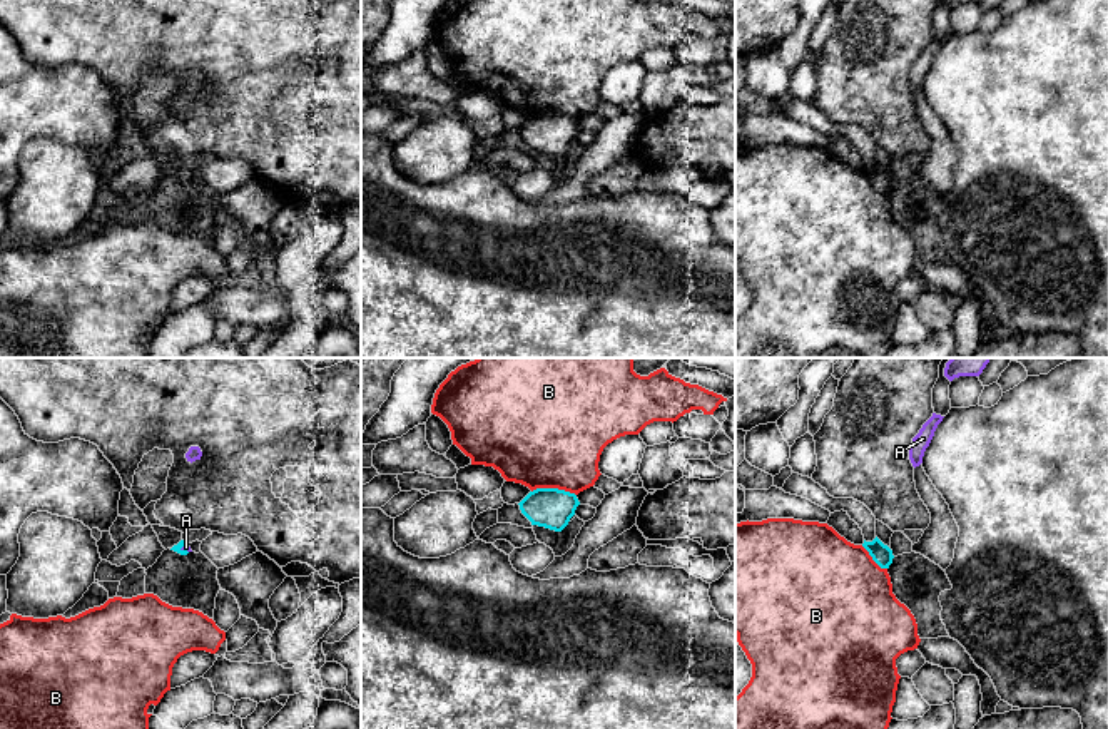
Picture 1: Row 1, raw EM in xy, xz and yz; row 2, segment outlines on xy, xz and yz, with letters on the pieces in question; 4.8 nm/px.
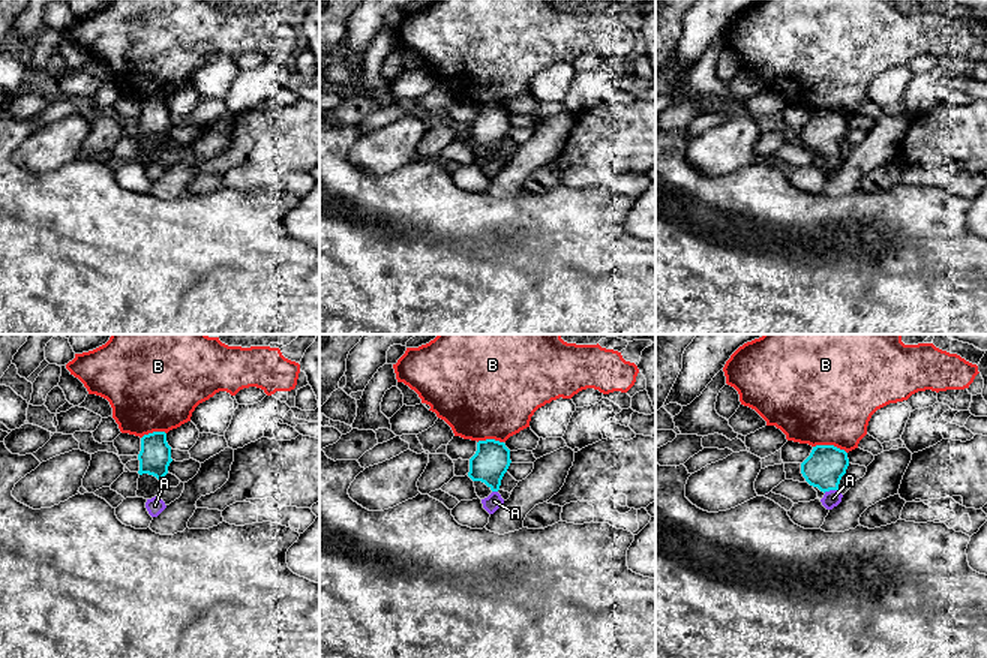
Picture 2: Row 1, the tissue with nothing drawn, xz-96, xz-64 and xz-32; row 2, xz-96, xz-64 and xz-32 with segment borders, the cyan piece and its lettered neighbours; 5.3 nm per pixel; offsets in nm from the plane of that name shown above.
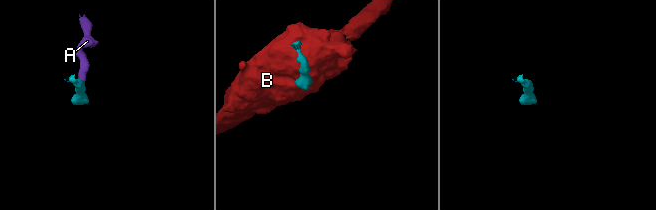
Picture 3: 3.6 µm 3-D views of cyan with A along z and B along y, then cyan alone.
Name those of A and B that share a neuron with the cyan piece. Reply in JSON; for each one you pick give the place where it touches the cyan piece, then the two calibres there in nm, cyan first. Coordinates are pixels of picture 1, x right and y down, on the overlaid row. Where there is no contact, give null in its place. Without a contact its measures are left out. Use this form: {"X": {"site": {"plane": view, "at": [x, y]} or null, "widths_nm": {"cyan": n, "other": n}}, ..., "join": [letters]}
{"A": {"site": {"plane": "xy", "at": [184, 550]}, "widths_nm": {"cyan": 40, "other": 20}}, "join": ["A"]}

